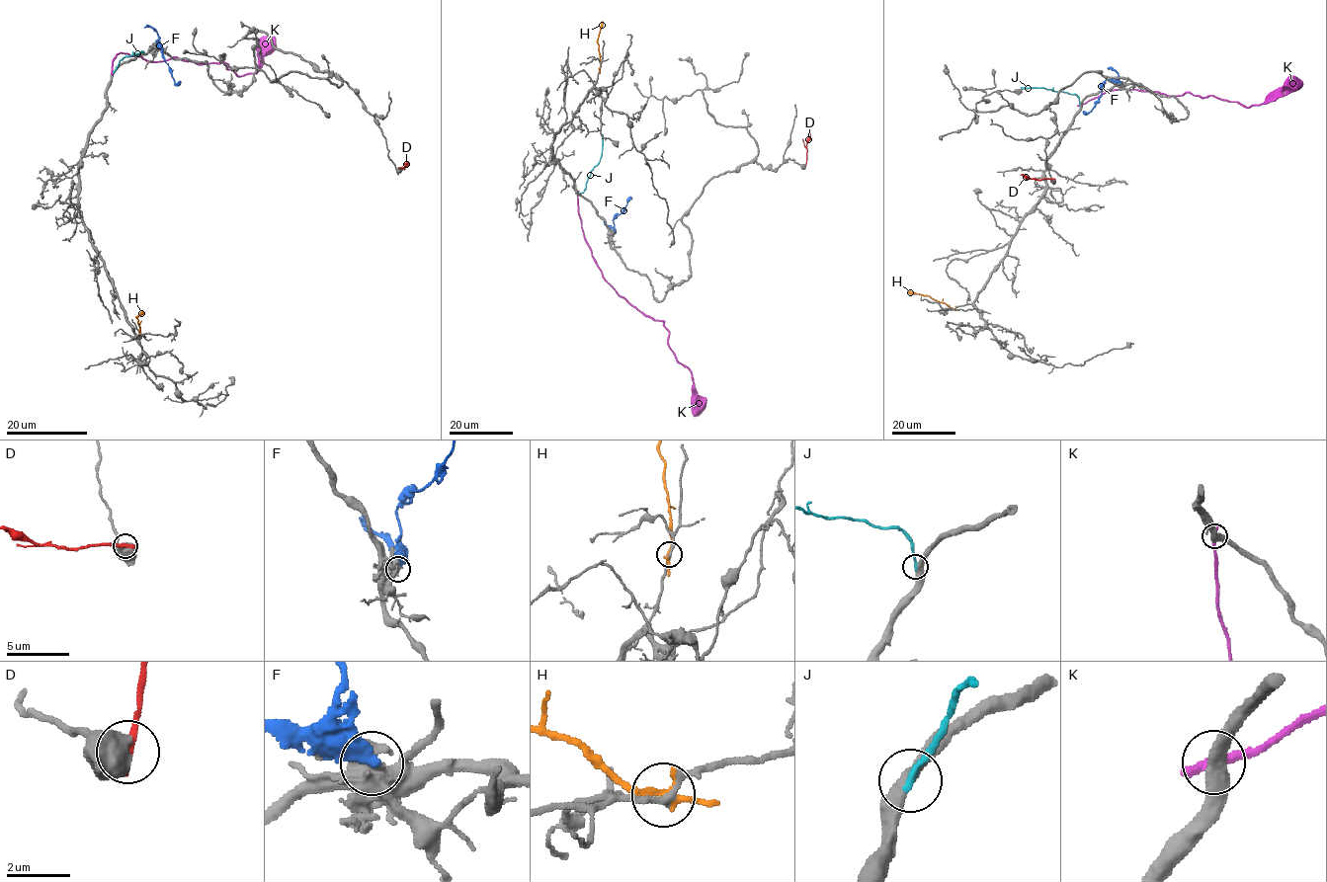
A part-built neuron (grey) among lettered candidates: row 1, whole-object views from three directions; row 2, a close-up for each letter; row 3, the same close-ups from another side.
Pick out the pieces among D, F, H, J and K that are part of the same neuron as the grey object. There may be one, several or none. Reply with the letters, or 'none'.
J

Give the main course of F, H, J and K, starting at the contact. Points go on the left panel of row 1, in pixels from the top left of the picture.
F: (157, 45), (175, 83), (179, 80)
H: (139, 334), (136, 317), (143, 312)
J: (114, 72), (122, 59), (142, 51)
K: (112, 72), (116, 56), (126, 53), (148, 61), (222, 61), (236, 74), (255, 73), (261, 43)

